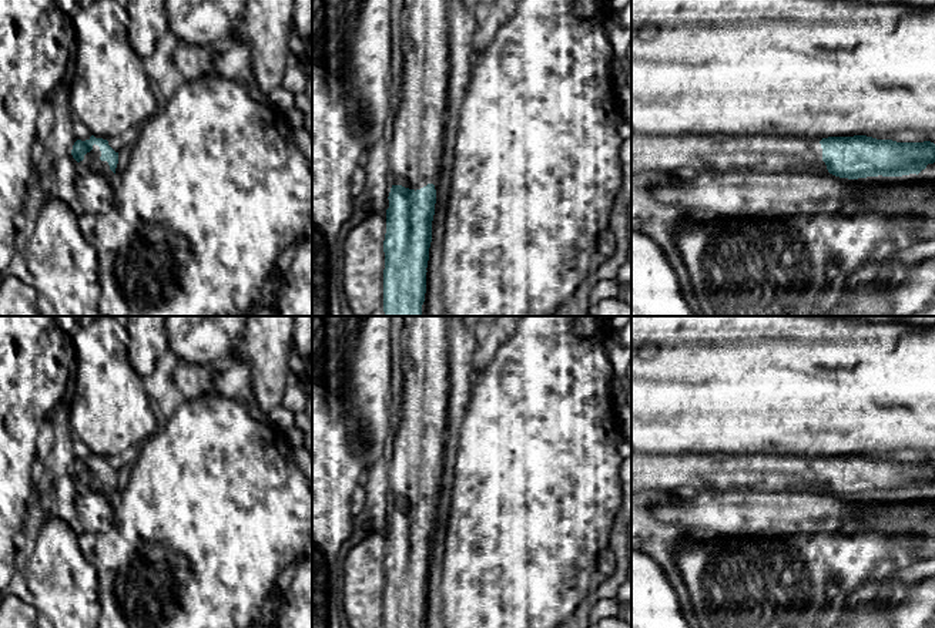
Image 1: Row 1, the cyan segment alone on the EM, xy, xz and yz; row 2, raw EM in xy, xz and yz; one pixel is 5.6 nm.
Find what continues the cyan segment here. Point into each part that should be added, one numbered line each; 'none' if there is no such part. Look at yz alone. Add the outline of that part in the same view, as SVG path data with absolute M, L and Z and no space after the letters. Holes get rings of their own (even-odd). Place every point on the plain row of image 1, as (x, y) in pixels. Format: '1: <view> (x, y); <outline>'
1: yz (686, 473); M631 451L631 491L828 491L820 460L780 454Z

